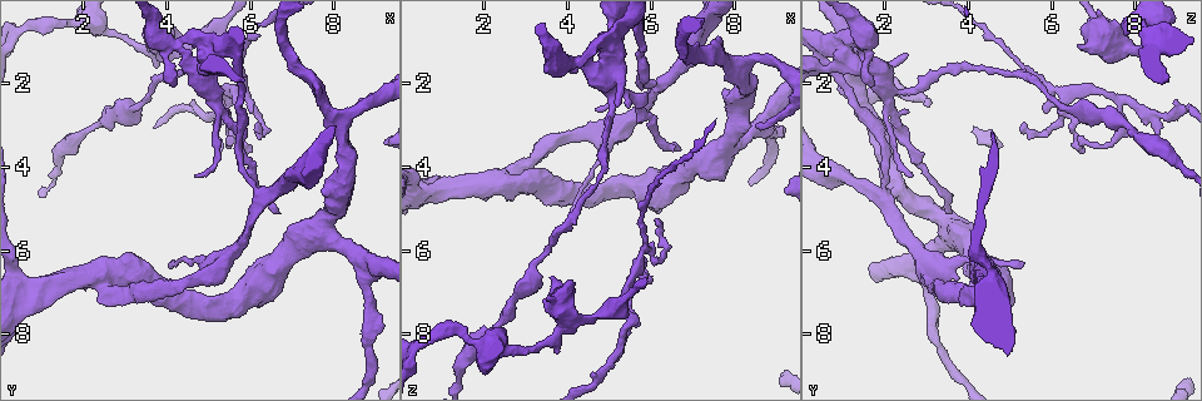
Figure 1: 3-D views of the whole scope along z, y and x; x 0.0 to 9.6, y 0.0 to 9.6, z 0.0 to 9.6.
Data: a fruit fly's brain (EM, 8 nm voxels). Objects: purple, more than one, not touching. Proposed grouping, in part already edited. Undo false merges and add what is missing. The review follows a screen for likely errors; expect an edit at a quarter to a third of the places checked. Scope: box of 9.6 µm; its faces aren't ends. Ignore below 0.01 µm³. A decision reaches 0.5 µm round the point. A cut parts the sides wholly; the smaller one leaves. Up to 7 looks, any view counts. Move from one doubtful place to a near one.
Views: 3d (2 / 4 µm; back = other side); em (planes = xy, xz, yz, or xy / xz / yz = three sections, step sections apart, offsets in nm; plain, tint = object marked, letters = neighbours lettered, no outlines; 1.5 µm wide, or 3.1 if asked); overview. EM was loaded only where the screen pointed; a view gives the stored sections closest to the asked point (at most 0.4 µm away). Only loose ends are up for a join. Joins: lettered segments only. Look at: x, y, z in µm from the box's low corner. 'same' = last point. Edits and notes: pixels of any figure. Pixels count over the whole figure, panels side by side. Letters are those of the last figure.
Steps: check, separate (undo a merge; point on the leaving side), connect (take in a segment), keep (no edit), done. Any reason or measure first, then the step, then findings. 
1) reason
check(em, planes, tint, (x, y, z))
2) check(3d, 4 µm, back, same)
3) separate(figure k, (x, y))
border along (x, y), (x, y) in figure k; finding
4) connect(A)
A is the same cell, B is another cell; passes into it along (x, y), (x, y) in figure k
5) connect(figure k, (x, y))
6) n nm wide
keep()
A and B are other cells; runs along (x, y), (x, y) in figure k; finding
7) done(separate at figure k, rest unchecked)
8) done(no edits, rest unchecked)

calibre changes
check(em, planes, plain, (4.20, 1.15, 1.45))

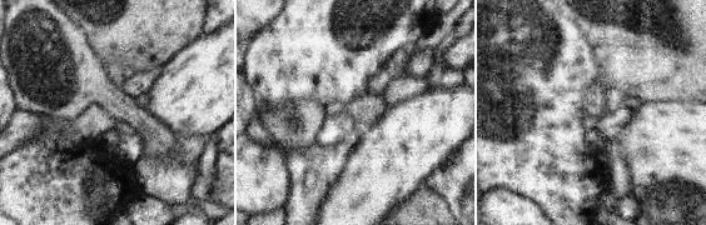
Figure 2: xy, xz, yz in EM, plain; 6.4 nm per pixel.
what lies round it
check(em, planes, letters, same)

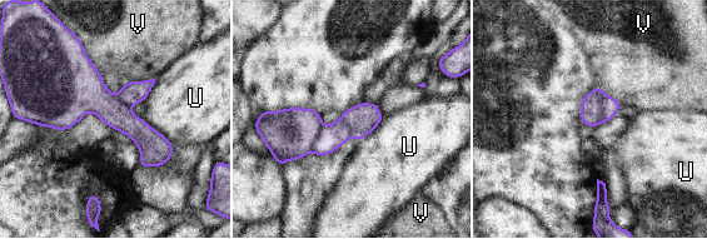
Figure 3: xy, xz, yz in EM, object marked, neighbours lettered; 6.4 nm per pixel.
separate(figure 3, (591, 108))
U and V are other cells; border along (606, 95), (598, 124) in figure 3; a second neuron is stuck on

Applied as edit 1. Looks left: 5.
check(overview)

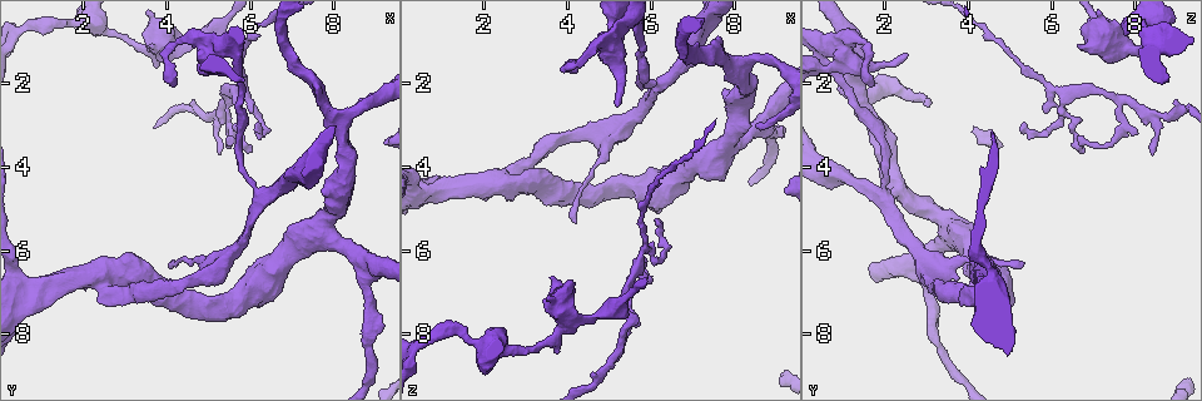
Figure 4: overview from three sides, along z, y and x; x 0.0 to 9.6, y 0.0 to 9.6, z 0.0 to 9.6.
free end
check(em, planes, letters, (5.90, 3.75, 6.70))

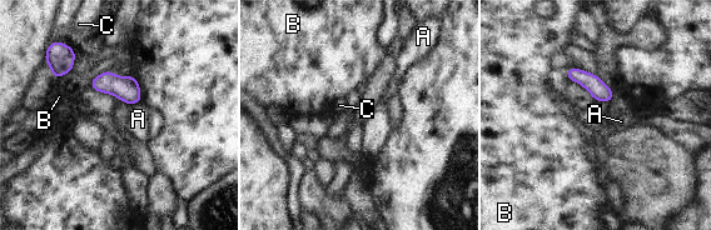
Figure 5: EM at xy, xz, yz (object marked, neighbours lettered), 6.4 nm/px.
80 nm wide
keep()
A, B and C are other cells; border along (140, 100), (129, 105) in figure 5; none of them fits

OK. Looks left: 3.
narrows sharply
check(em, planes, letters, (4.30, 6.15, 4.65))

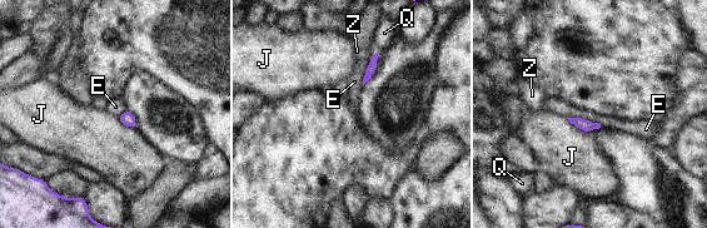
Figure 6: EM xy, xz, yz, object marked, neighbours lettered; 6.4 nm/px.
E touches over 220 nm
keep()
E, J, Q and Z are other cells; all the same neuron

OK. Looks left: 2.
done(separate at figure 3, rest unchecked)

